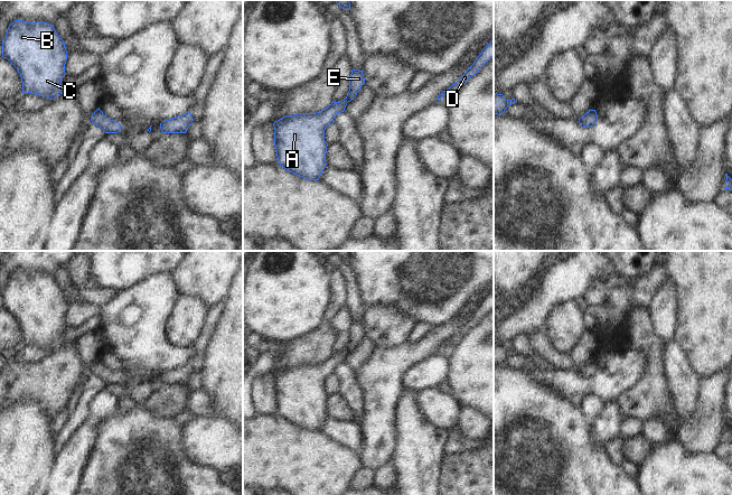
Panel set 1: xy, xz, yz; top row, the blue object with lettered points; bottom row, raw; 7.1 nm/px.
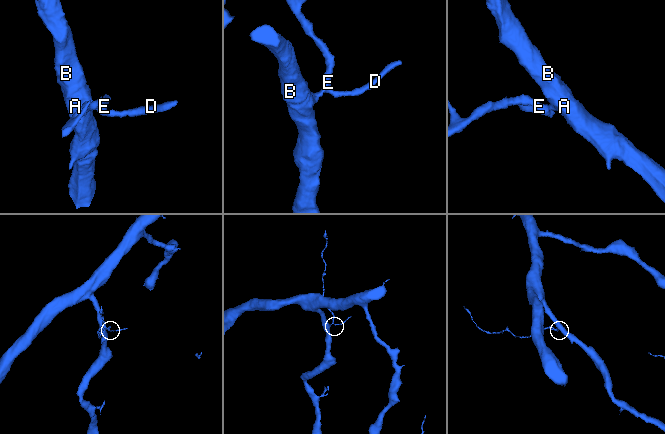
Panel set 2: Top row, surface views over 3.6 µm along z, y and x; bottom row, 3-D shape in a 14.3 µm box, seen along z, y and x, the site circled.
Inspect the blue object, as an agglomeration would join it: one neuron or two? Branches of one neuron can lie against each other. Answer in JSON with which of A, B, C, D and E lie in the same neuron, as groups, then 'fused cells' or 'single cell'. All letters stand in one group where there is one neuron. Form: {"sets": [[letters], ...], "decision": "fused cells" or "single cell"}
{"sets": [["A", "B", "C", "D", "E"]], "decision": "single cell"}

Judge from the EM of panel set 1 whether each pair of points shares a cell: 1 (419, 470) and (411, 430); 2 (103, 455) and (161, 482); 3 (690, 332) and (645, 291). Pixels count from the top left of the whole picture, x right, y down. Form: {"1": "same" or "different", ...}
{"1": "same", "2": "same", "3": "different"}

